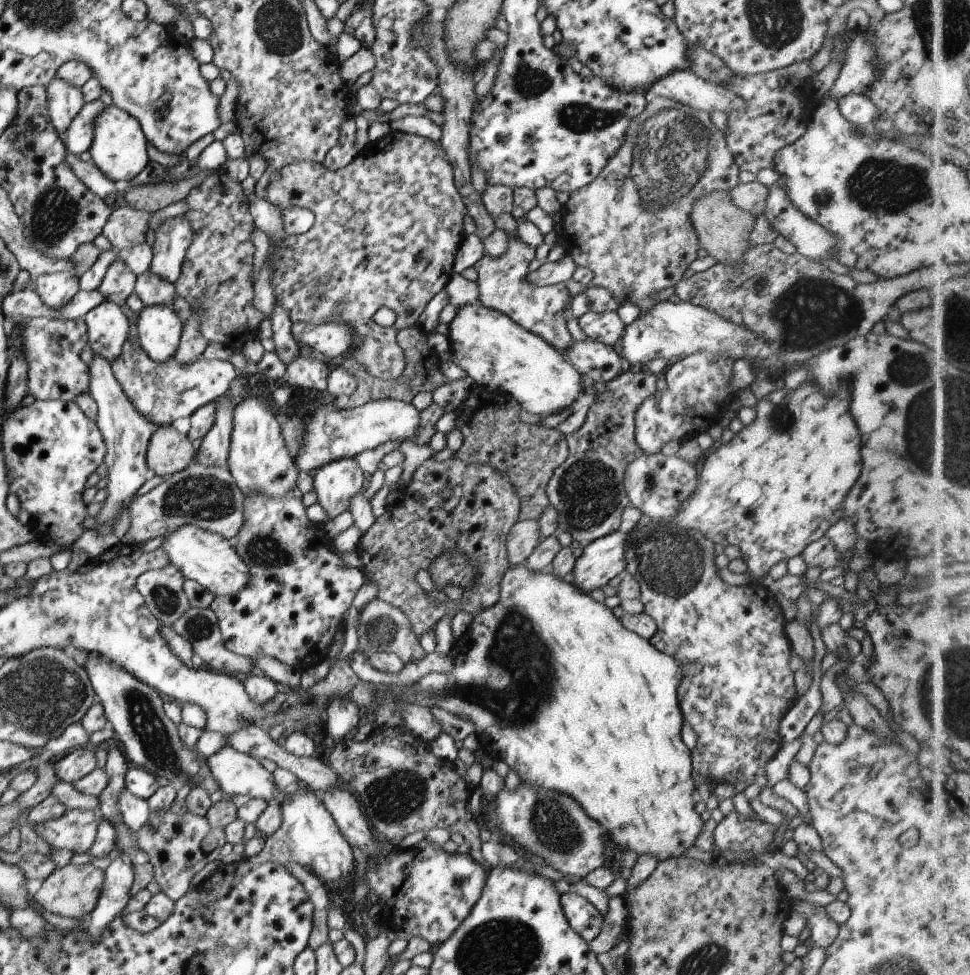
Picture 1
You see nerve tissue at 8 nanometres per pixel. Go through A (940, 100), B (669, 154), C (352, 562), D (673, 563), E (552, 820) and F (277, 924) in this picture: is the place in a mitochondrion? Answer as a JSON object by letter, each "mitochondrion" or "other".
{"A":"other","B":"mitochondrion","C":"other","D":"mitochondrion","E":"mitochondrion","F":"other"}

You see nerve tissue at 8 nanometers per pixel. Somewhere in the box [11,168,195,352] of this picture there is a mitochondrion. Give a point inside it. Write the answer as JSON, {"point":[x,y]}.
{"point":[55,210]}

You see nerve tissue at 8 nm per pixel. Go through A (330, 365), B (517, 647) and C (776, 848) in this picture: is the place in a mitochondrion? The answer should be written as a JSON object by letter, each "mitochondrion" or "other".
{"A":"other","B":"mitochondrion","C":"other"}

